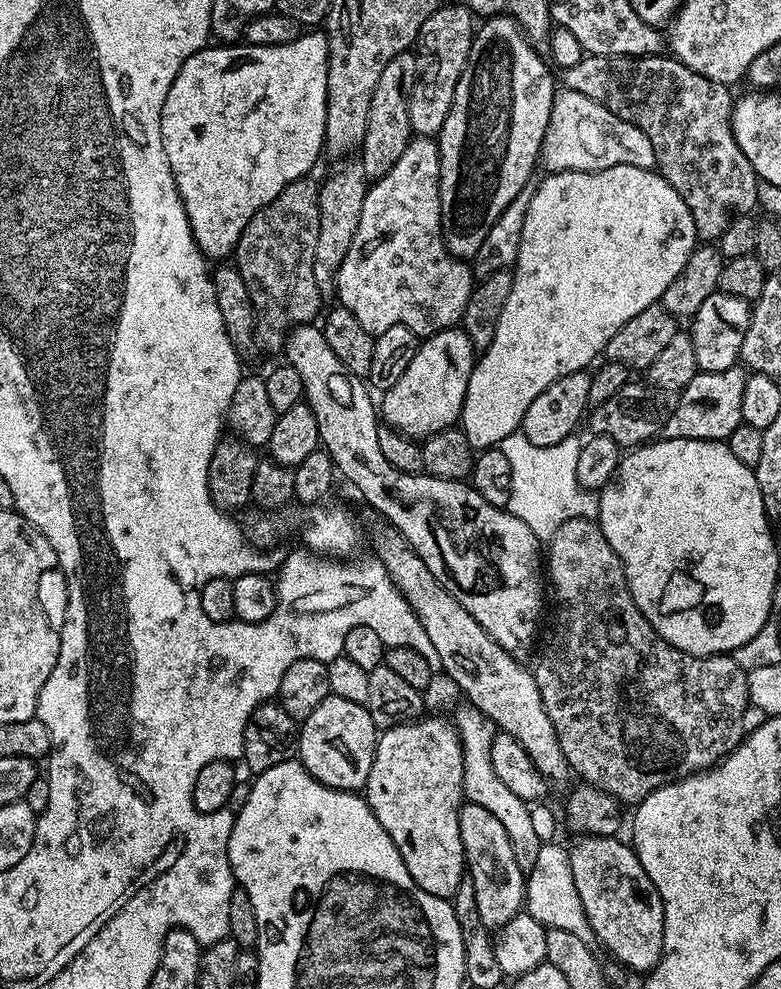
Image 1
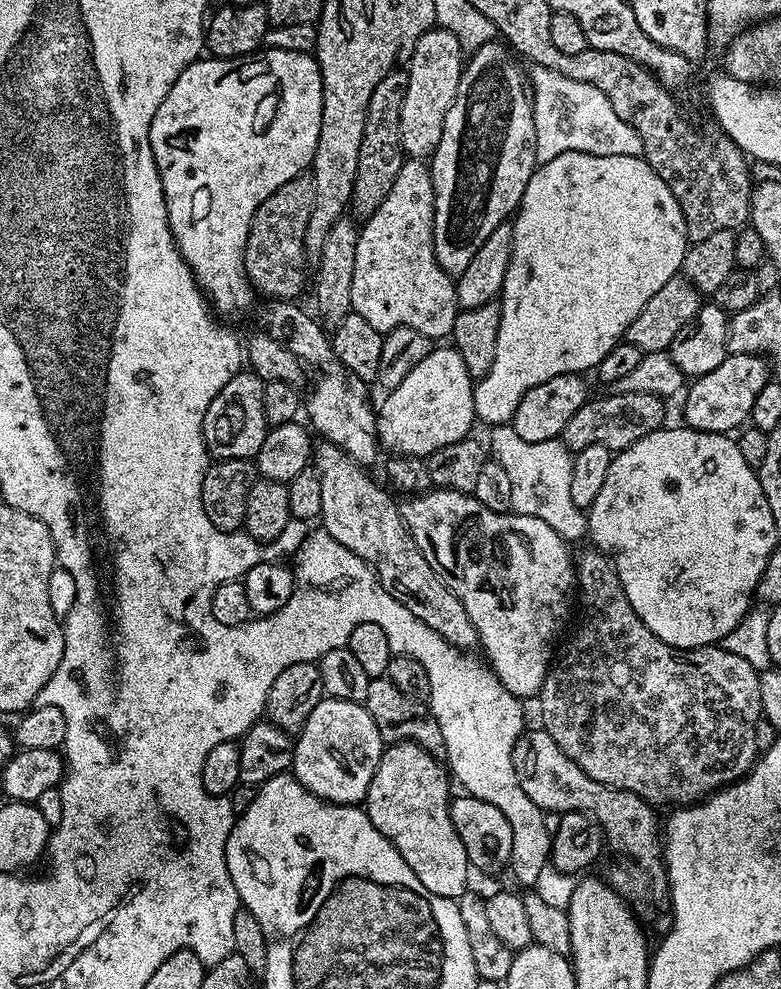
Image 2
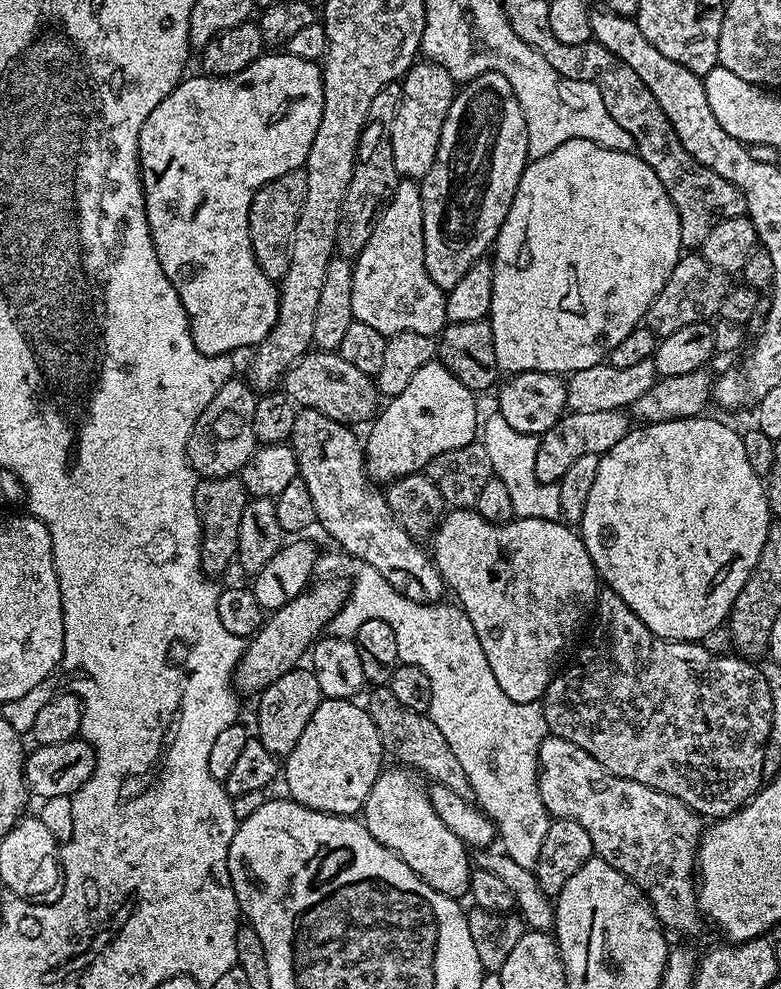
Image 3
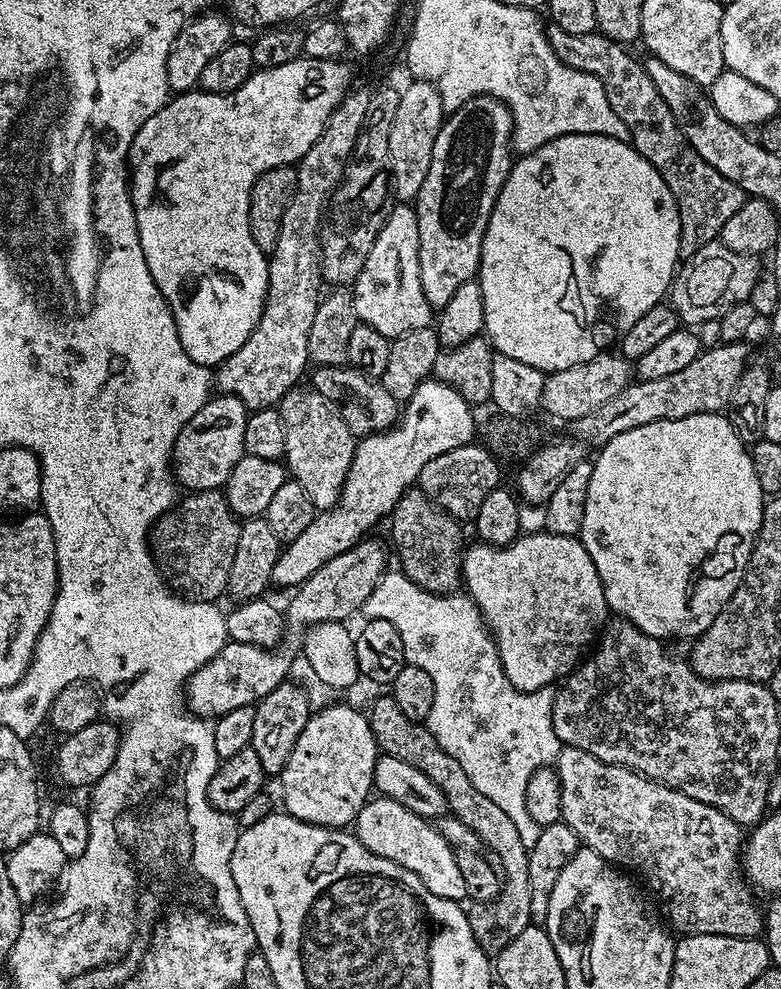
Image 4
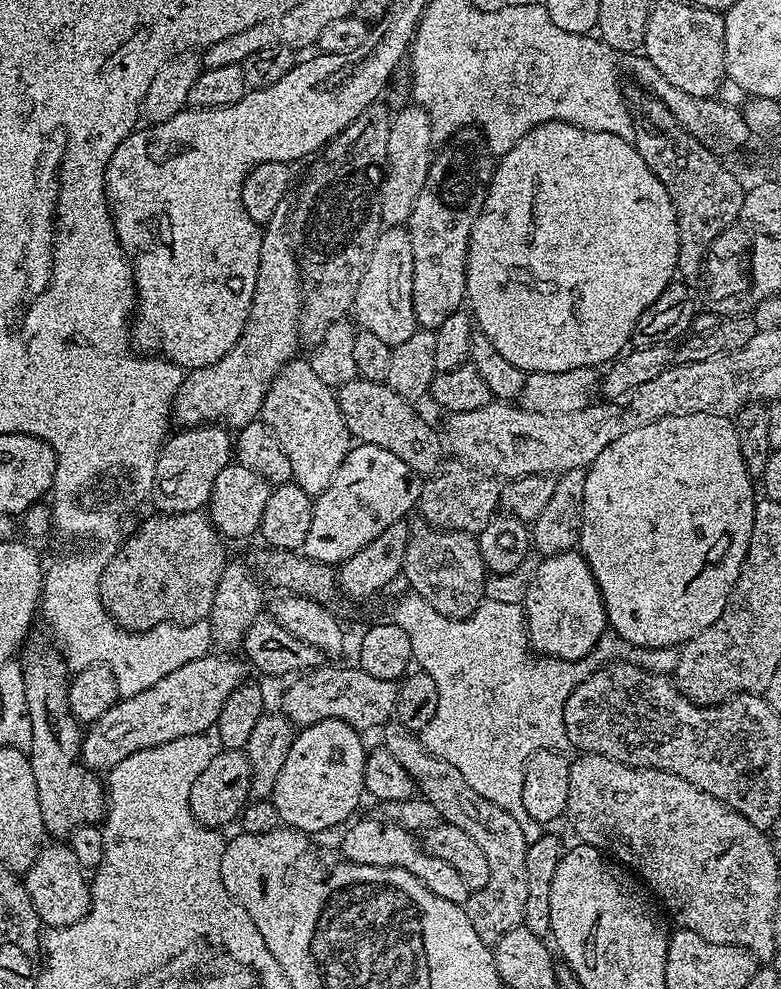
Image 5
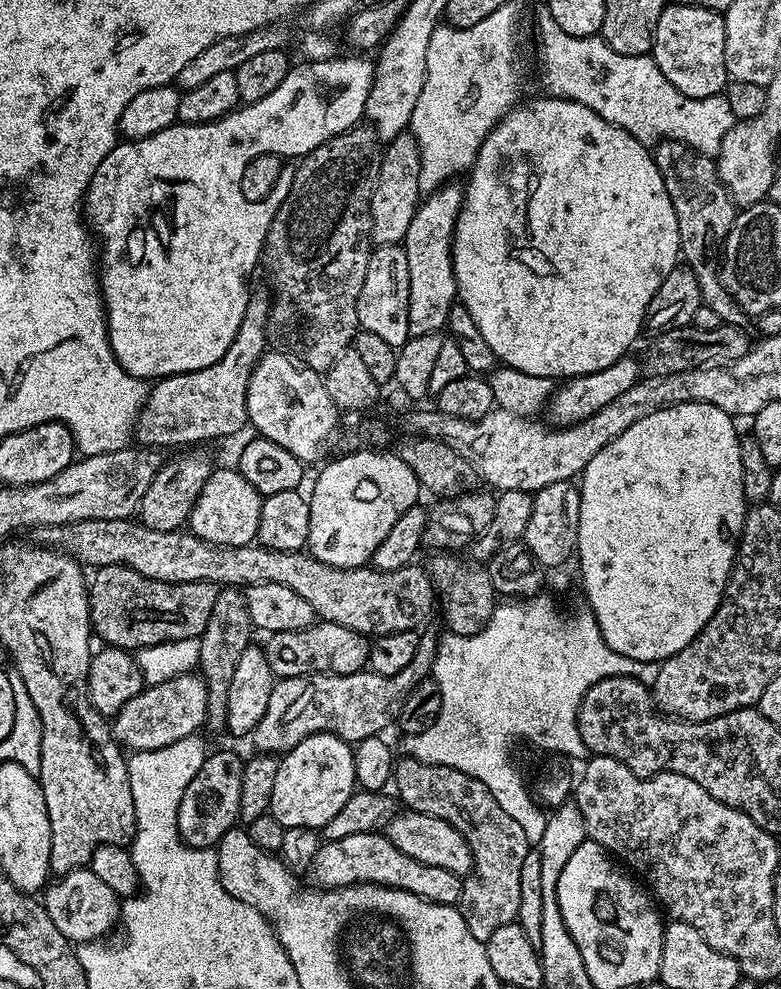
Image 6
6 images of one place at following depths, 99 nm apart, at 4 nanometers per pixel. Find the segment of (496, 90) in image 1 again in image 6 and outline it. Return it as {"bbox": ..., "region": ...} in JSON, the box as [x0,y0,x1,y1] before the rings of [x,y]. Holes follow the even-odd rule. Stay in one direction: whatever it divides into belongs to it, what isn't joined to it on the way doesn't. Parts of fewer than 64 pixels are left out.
{"bbox":[402,182,464,336],"region":[[[447,182],[421,199],[414,218],[406,230],[402,247],[410,270],[410,302],[408,303],[409,336],[440,332],[448,323],[448,315],[457,303],[456,279],[452,265],[452,235],[464,201],[464,188]]]}

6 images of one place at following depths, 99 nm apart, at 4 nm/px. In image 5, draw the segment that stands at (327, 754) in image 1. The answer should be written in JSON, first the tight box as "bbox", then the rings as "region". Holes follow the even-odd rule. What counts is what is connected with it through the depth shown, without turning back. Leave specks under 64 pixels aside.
{"bbox":[270,720,366,834],"region":[[[323,720],[301,727],[295,733],[290,754],[286,754],[282,774],[278,774],[270,797],[281,825],[305,834],[317,834],[327,828],[339,829],[353,819],[352,811],[359,806],[360,796],[365,795],[366,747],[360,736],[357,729],[341,720]]]}

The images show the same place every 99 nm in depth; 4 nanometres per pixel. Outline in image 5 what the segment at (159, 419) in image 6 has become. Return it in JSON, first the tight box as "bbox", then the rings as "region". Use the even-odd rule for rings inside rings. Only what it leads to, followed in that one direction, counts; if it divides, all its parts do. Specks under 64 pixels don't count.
{"bbox":[172,203,302,430],"region":[[[282,203],[278,210],[274,210],[274,218],[270,218],[263,229],[258,250],[258,278],[246,326],[242,326],[238,342],[234,342],[234,346],[222,354],[218,362],[193,368],[185,375],[176,395],[176,403],[172,405],[175,423],[180,423],[177,425],[195,426],[219,422],[232,430],[244,428],[259,417],[266,390],[276,375],[297,355],[296,347],[302,343],[302,285],[300,263],[296,260],[289,233],[285,231],[289,216],[289,205]]]}

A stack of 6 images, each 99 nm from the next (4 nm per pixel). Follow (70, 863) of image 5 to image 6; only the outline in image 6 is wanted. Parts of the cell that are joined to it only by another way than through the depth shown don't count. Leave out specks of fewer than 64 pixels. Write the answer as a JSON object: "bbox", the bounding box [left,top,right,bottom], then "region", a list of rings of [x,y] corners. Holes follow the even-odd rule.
{"bbox":[42,867,122,945],"region":[[[91,867],[75,868],[65,876],[53,879],[43,889],[42,903],[46,914],[50,914],[50,922],[58,926],[58,930],[69,942],[77,945],[99,941],[112,927],[117,927],[122,907],[121,897],[117,896],[98,874],[92,872]]]}

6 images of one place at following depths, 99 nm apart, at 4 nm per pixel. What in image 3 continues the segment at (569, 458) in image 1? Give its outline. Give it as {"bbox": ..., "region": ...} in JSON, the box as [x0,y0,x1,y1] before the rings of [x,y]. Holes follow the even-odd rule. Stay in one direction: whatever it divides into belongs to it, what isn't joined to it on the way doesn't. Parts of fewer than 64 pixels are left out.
{"bbox":[482,410,560,520],"region":[[[496,410],[492,416],[483,417],[482,442],[486,446],[486,454],[490,454],[490,466],[495,479],[501,480],[506,485],[510,494],[510,502],[514,502],[516,516],[526,518],[542,518],[543,520],[560,520],[560,485],[544,484],[538,474],[534,474],[534,460],[538,458],[539,439],[535,436],[527,436],[502,418],[502,414]]]}

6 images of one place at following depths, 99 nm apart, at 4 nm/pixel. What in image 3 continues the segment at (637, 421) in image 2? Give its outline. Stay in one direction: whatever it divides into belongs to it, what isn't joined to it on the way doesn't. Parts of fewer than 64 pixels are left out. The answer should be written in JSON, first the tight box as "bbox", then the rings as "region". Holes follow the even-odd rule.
{"bbox":[534,410,630,484],"region":[[[593,410],[590,413],[569,411],[560,417],[559,422],[539,437],[538,458],[534,460],[534,474],[544,484],[555,484],[570,470],[571,464],[582,454],[594,454],[601,457],[630,430],[630,416],[624,410]]]}

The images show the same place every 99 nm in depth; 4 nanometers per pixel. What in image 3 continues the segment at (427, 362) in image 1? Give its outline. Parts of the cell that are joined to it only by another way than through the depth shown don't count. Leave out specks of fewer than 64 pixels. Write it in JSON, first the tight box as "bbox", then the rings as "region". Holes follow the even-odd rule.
{"bbox":[362,359,478,482],"region":[[[439,359],[431,360],[402,390],[402,394],[391,397],[388,404],[379,409],[378,415],[371,421],[367,429],[368,440],[363,441],[362,447],[366,457],[366,467],[371,479],[376,482],[391,482],[399,476],[405,476],[411,472],[424,472],[428,465],[438,454],[446,454],[446,450],[458,450],[462,446],[473,443],[478,436],[478,416],[476,420],[477,397]]]}

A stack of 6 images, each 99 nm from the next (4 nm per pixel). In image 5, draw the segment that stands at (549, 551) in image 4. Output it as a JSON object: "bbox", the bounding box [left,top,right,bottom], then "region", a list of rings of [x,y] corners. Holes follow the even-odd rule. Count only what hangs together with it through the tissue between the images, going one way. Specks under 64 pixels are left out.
{"bbox":[522,551,608,660],"region":[[[579,551],[557,552],[554,556],[544,556],[541,561],[536,572],[536,592],[528,592],[522,599],[531,651],[553,660],[582,660],[596,649],[596,643],[608,628],[608,615],[604,609],[604,599],[600,596],[600,587],[596,585],[594,574]]]}

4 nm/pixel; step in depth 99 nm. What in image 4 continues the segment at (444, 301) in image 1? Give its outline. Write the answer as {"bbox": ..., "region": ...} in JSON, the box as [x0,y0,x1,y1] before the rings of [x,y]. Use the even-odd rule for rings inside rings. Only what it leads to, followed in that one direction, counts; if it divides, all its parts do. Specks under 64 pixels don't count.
{"bbox":[350,202,434,338],"region":[[[400,202],[395,205],[397,208],[387,213],[384,218],[384,225],[374,238],[374,246],[370,246],[370,254],[358,274],[355,284],[351,285],[350,291],[356,319],[366,326],[374,326],[378,334],[395,338],[406,334],[410,330],[422,330],[429,327],[434,320],[434,309],[430,302],[426,302],[426,294],[422,294],[422,278],[418,266],[418,218],[416,209],[411,203]]]}

